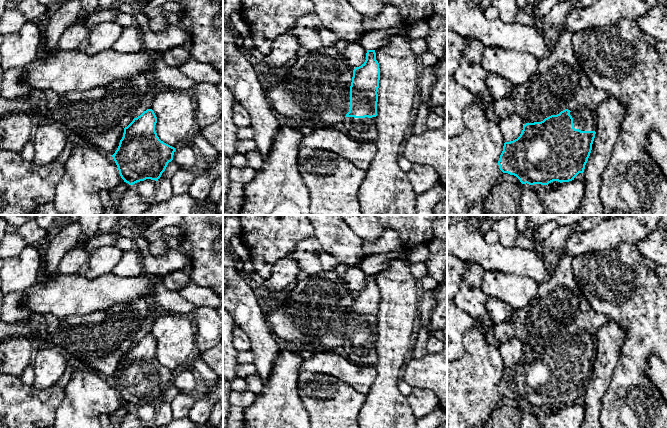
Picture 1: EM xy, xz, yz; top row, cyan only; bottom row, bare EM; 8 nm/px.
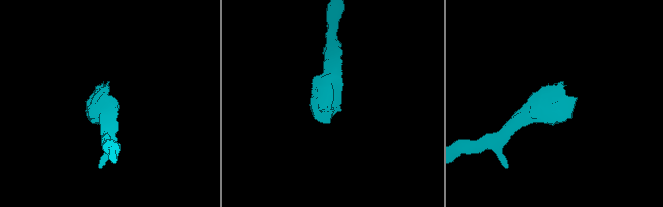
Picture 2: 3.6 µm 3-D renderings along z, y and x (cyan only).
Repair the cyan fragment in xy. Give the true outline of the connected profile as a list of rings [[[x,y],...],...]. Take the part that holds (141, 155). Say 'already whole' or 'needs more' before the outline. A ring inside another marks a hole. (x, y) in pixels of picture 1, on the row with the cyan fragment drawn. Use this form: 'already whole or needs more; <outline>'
already whole; [[[147,109],[124,128],[119,146],[112,155],[121,178],[129,185],[151,179],[157,181],[173,160],[175,148],[159,139],[155,131],[157,117],[152,109]]]

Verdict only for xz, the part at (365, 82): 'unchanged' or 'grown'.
grown

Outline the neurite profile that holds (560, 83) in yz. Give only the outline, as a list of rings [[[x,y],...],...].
[[[561,33],[554,51],[544,59],[538,60],[536,73],[526,82],[516,86],[518,98],[510,96],[495,100],[493,110],[499,121],[512,112],[518,114],[523,122],[541,122],[551,115],[557,115],[568,109],[574,111],[580,107],[587,107],[595,111],[599,104],[604,102],[609,94],[594,87],[583,68],[578,63],[572,48],[572,33]]]

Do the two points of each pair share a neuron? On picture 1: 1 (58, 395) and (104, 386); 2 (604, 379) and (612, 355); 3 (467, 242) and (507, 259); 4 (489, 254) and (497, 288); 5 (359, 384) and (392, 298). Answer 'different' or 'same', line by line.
1: different
2: same
3: same
4: different
5: different

